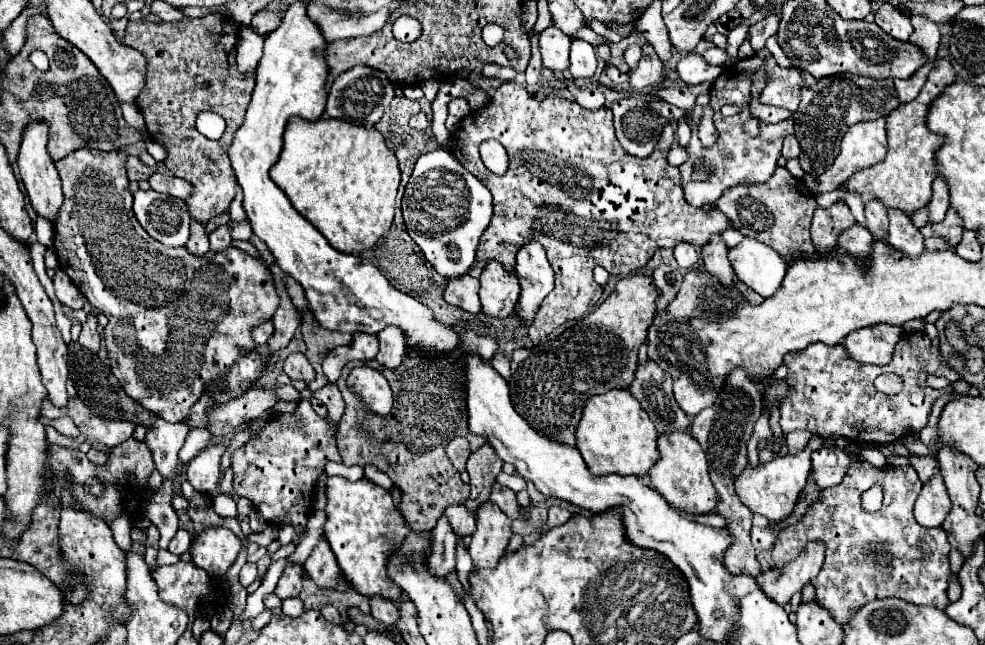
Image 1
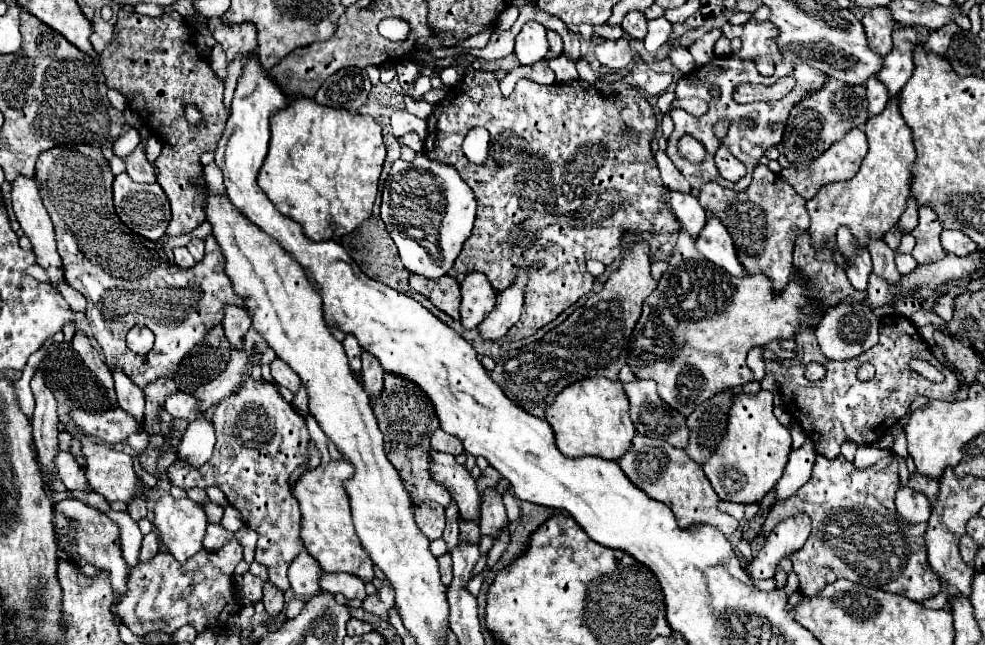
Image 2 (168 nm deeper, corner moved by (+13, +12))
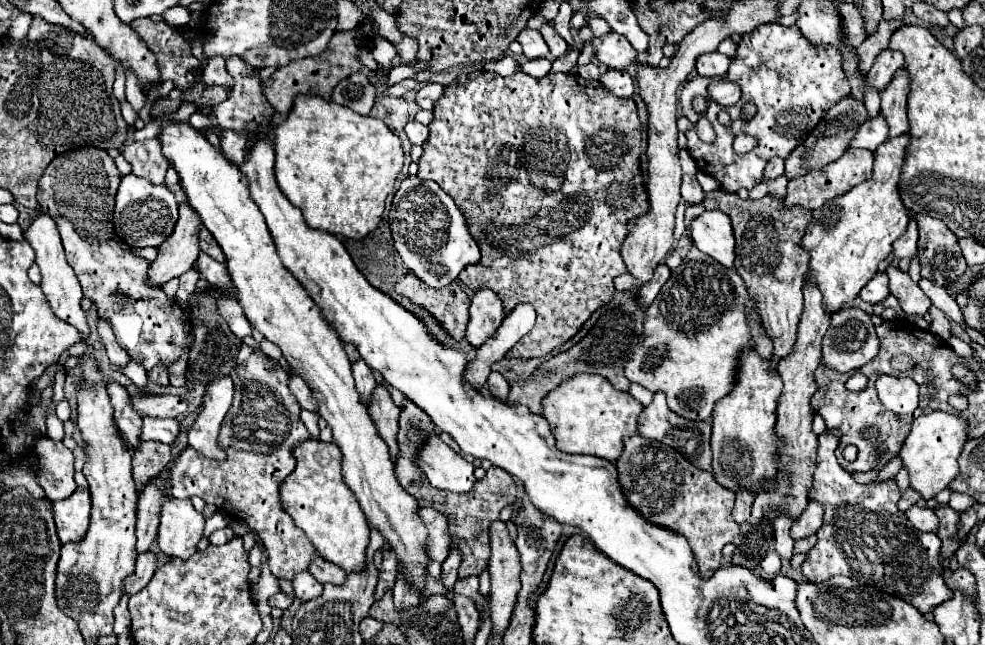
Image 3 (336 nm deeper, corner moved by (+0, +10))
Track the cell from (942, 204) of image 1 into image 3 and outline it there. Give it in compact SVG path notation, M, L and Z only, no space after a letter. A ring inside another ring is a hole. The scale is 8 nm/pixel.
M914 217L910 219L910 225L902 237L902 241L894 243L894 257L904 259L904 257L914 257L918 251L918 223Z

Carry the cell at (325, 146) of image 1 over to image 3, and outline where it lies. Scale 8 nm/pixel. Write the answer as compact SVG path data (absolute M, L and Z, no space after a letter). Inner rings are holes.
M298 95L288 117L276 127L276 181L286 199L298 207L306 225L318 231L340 235L346 239L362 239L378 227L384 213L386 197L404 165L400 139L386 127L384 121L364 117L348 107L324 101L316 95Z

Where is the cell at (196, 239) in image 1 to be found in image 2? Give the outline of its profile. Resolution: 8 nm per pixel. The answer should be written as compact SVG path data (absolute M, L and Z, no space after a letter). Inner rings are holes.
M177 247L175 251L175 265L177 267L181 267L181 269L189 269L189 267L193 267L193 257L191 257L191 253L185 249L185 247Z

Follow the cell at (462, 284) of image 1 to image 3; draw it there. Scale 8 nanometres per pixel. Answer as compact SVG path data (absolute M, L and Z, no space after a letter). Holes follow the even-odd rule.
M414 273L404 275L396 283L396 291L408 297L414 305L428 309L454 339L462 339L468 325L468 305L470 299L462 291L460 283L454 281L442 289L424 285Z

